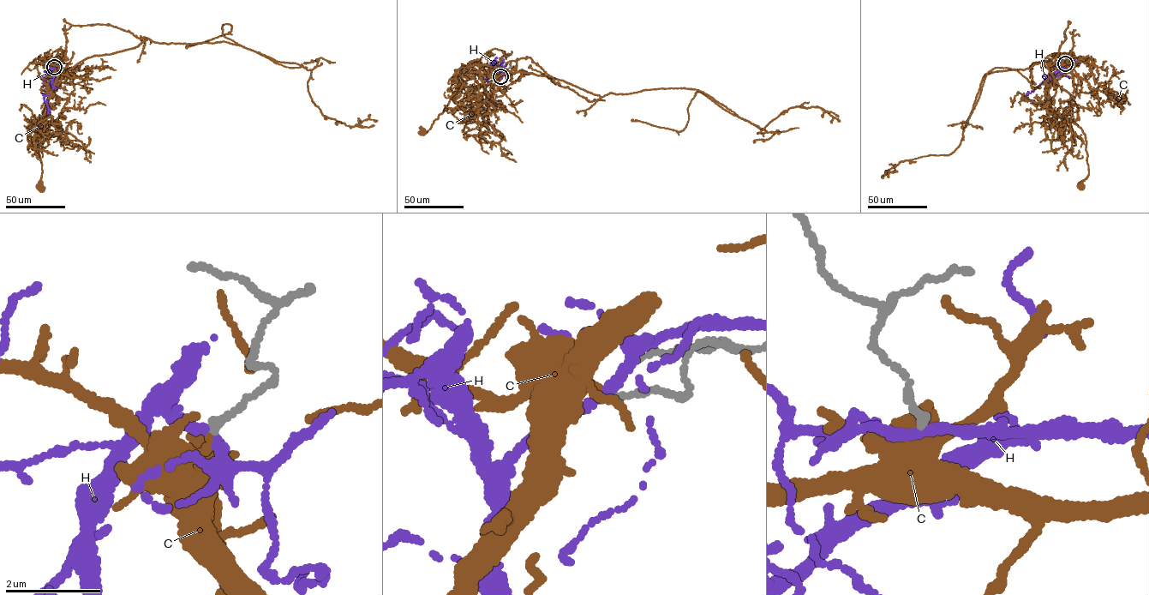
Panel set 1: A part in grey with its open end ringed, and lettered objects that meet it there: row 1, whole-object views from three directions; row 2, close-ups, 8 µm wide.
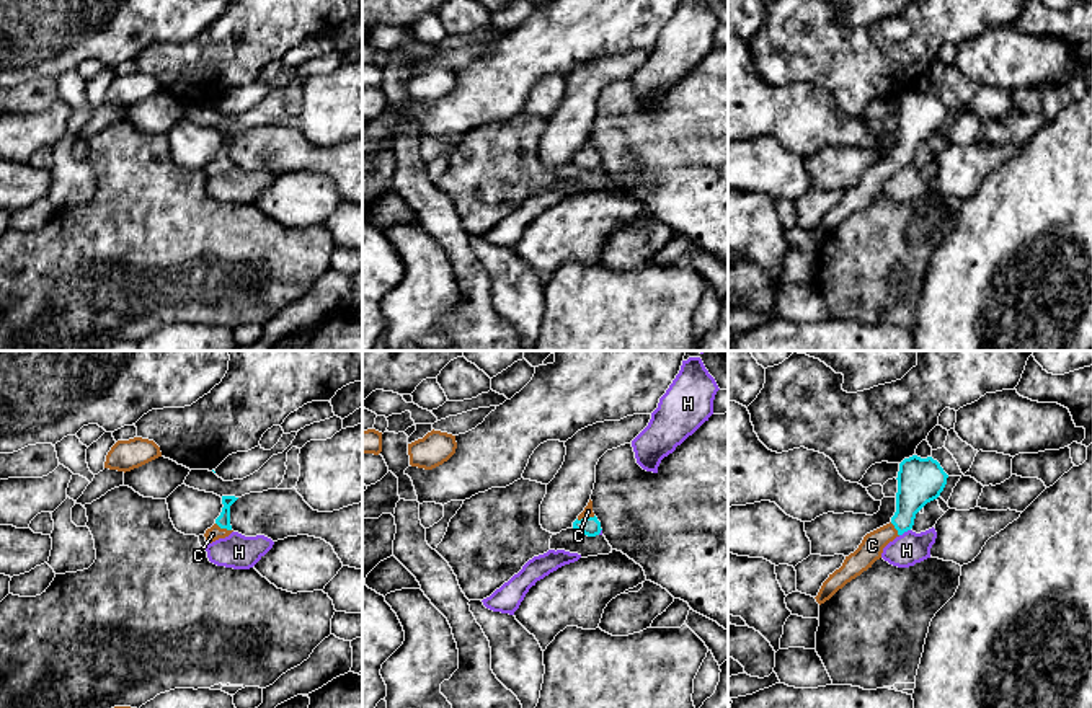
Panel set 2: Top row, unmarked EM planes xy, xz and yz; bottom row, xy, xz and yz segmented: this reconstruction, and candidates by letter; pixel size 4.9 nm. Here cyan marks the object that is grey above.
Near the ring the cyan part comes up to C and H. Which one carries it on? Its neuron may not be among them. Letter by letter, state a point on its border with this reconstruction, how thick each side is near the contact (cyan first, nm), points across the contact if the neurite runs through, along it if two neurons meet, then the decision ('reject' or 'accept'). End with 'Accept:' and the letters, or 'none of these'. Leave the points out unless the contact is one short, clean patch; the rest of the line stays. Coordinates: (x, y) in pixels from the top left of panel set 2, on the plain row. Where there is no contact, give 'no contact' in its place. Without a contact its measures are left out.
C: contact xz (585, 152); calibres 100 and 50 nm; way xz (590, 160), (585, 152), (588, 146); accept
H: contact yz (905, 165); calibres 200 and 160 nm; border yz (910, 163), (900, 170); reject
Accept: C

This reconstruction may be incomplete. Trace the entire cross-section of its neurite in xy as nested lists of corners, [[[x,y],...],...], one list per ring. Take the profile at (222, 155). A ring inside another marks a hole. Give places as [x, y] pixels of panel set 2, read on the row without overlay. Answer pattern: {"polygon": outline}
{"polygon": [[[222,131],[222,147],[215,153],[215,158],[206,165],[204,171],[207,178],[212,178],[219,173],[229,171],[233,165],[230,160],[230,140],[237,135],[238,132],[235,131]]]}

